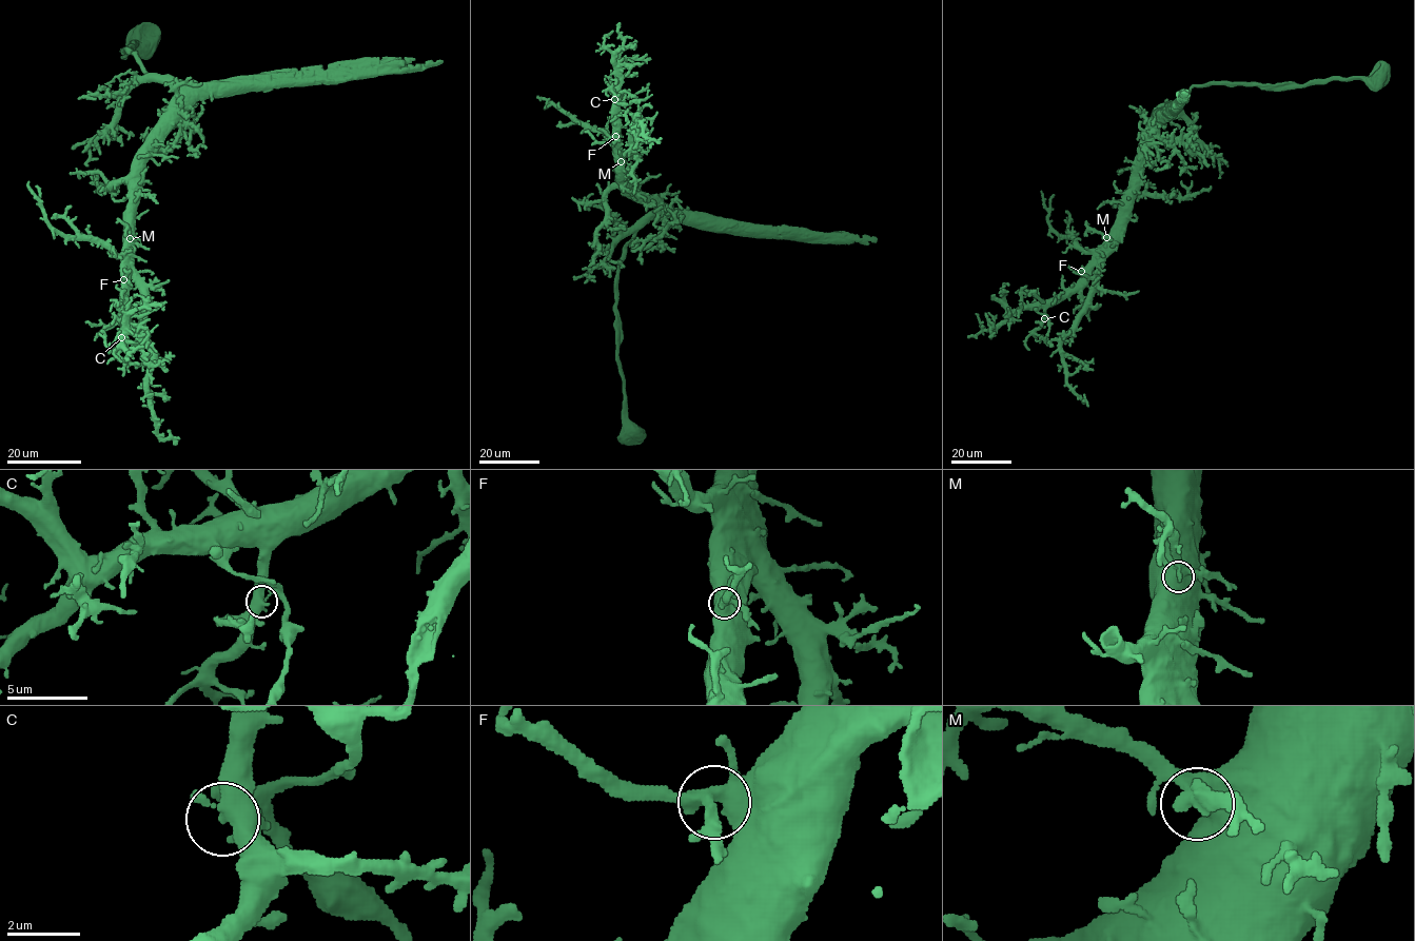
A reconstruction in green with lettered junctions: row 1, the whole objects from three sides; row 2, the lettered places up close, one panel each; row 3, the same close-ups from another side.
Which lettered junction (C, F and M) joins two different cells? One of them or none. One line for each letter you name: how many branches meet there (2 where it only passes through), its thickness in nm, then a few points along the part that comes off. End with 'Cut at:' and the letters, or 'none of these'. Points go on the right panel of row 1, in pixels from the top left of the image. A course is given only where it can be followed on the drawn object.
C: 4 branches meet; 400 nm thick; foreign part runs (1044, 318), (1048, 319), (1046, 339), (1035, 339)
Cut at: C

